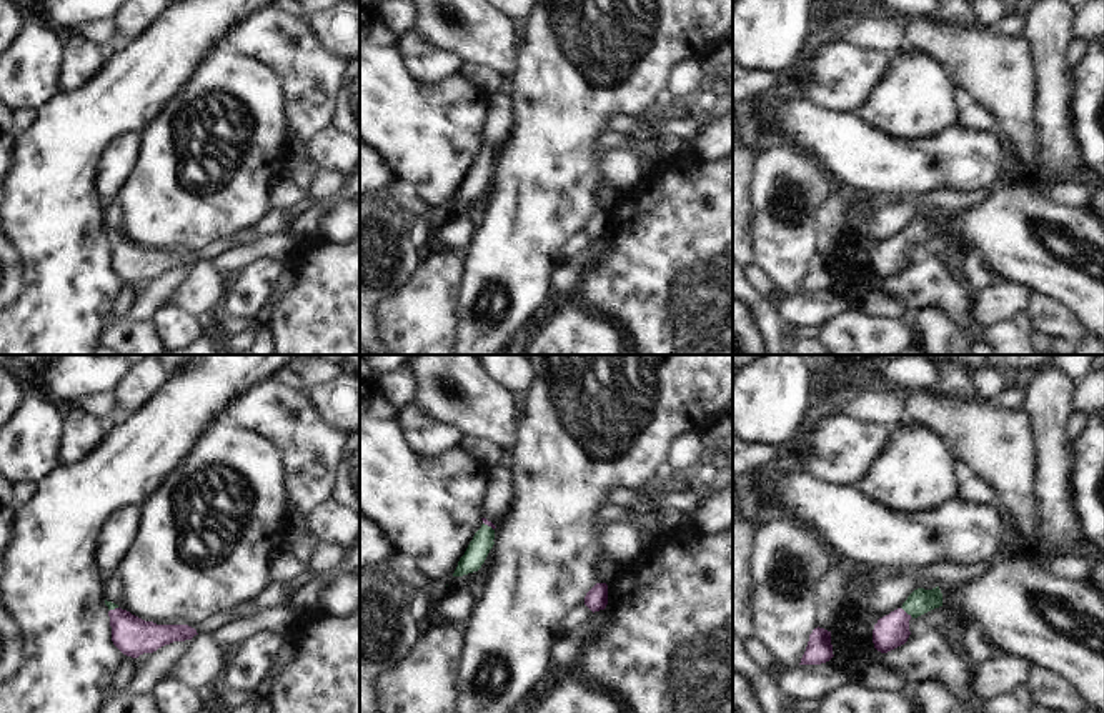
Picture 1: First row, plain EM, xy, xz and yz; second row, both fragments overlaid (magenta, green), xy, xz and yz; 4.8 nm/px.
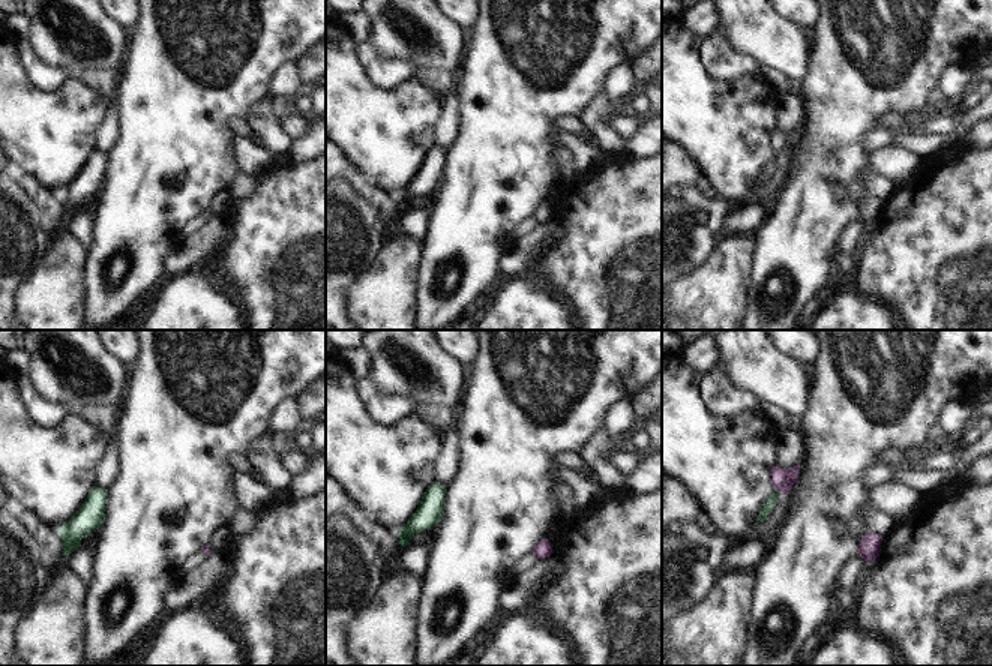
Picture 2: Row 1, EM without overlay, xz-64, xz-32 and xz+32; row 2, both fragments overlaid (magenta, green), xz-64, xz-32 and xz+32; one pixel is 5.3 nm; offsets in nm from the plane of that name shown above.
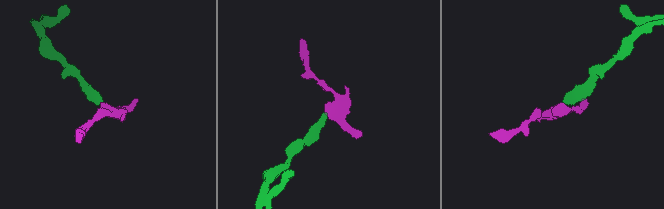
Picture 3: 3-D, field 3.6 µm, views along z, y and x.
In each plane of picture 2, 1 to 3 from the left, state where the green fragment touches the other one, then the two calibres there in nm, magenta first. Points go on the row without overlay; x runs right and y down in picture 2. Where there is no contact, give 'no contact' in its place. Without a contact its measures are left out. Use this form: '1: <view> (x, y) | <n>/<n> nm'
1: no contact
2: no contact
3: xz+32 (778, 153) | 130/60 nm

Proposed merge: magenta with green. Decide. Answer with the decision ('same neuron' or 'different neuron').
same neuron

